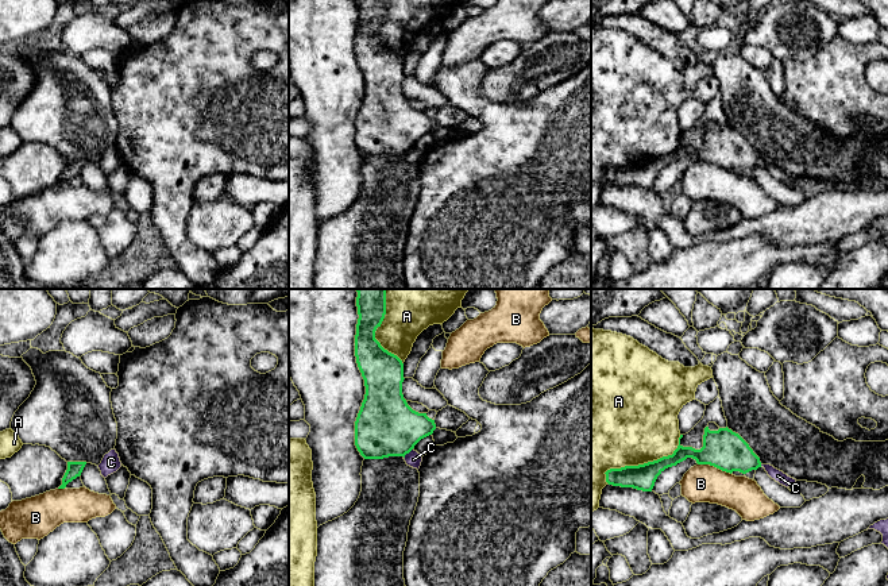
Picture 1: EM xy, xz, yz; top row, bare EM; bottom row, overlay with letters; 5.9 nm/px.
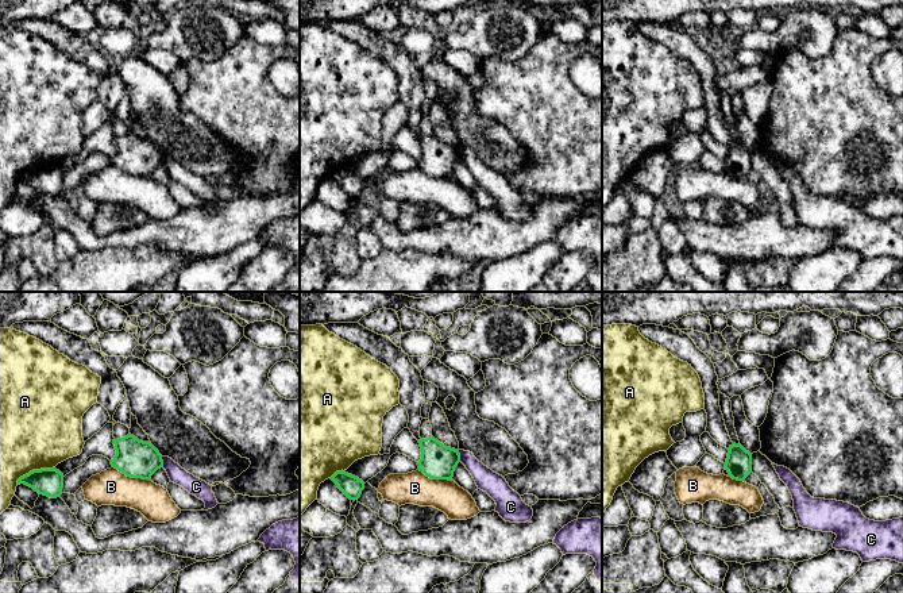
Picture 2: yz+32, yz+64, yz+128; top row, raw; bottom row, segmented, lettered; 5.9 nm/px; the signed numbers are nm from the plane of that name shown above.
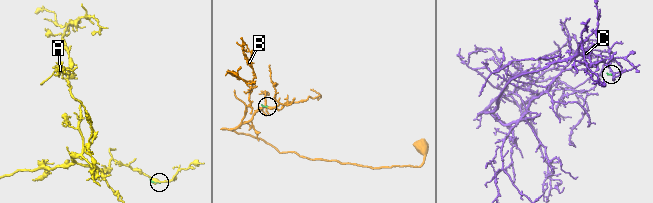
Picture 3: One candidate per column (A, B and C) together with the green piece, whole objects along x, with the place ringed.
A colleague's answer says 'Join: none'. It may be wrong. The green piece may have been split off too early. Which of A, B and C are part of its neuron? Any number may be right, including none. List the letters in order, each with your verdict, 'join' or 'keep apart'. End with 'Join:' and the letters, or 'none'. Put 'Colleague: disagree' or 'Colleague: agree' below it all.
A: keep apart
B: keep apart
C: keep apart
Join: none
Colleague: agree

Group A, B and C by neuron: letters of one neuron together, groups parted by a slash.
A / B / C

